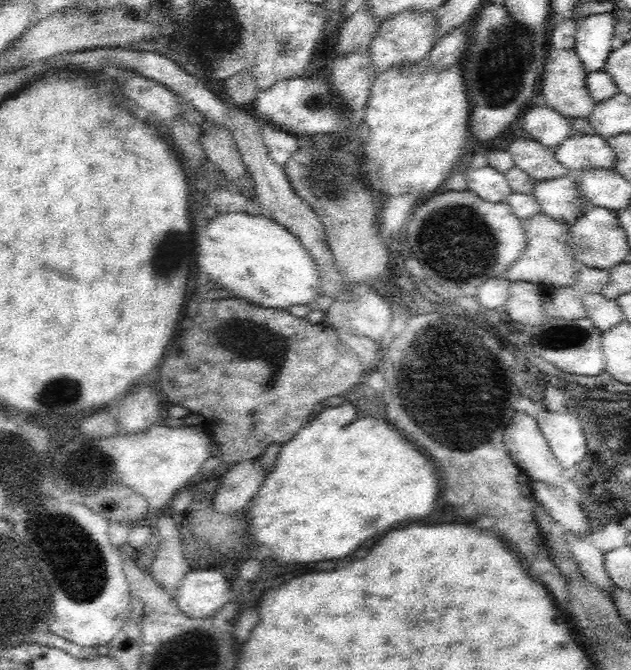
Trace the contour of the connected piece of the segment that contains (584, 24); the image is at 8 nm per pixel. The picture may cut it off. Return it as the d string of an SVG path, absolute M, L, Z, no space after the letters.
M598 14L586 16L578 20L578 34L576 46L584 68L588 74L600 72L606 68L608 56L612 50L612 36L614 36L614 14Z

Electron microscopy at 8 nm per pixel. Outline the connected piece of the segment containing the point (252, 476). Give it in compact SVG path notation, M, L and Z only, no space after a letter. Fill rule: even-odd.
M260 458L242 460L220 476L220 486L214 496L214 508L222 514L242 512L260 492L266 480L266 472L260 464Z

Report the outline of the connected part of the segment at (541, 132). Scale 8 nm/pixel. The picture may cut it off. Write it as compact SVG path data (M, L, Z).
M534 106L530 108L526 114L524 114L524 132L528 132L528 140L534 140L550 150L558 148L564 140L570 140L572 138L572 126L568 122L566 116L562 116L560 112L556 112L554 108L548 108L548 106Z

